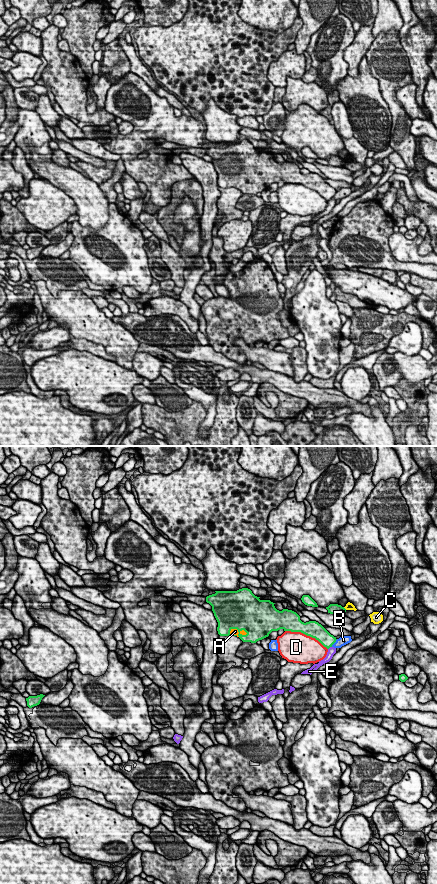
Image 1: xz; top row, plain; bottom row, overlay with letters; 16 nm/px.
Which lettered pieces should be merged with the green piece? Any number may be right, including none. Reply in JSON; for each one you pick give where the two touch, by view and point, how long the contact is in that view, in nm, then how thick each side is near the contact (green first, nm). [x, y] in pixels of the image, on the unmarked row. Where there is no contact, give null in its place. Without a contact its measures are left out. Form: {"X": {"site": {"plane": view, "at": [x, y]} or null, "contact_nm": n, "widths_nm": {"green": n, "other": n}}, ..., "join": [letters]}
{"A": {"site": {"plane": "xz", "at": [238, 182]}, "contact_nm": 300, "widths_nm": {"green": 480, "other": 70}}, "join": ["A"]}

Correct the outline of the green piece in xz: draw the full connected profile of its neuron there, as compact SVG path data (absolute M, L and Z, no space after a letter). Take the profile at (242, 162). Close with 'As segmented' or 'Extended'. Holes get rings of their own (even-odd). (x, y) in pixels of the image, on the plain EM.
M248 140L237 143L215 143L206 149L218 174L220 188L234 187L243 194L256 195L272 183L301 184L315 190L329 201L336 194L316 173L302 174L300 168L288 161L279 163L270 152L260 152Z. Extended

